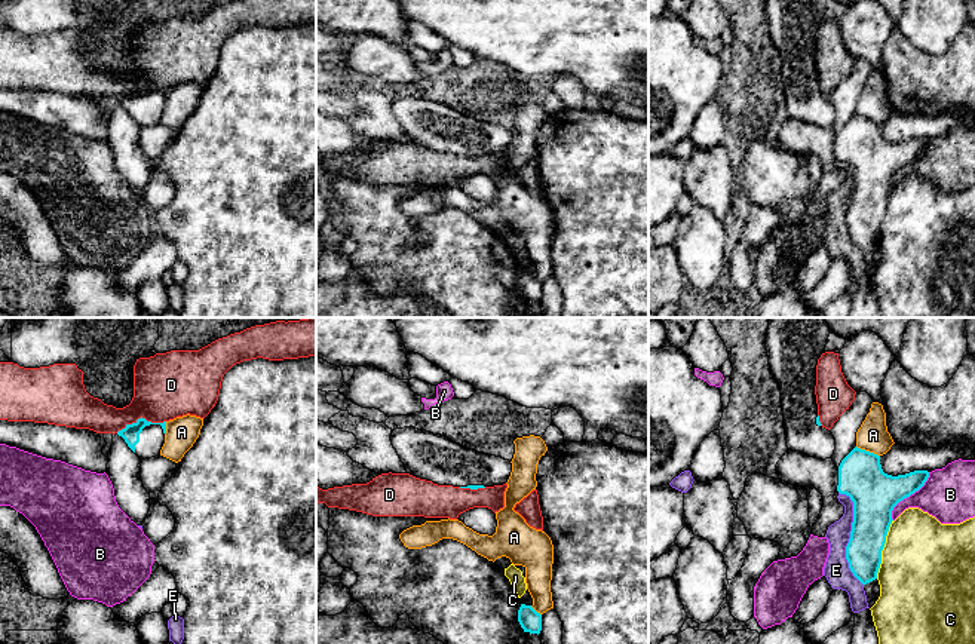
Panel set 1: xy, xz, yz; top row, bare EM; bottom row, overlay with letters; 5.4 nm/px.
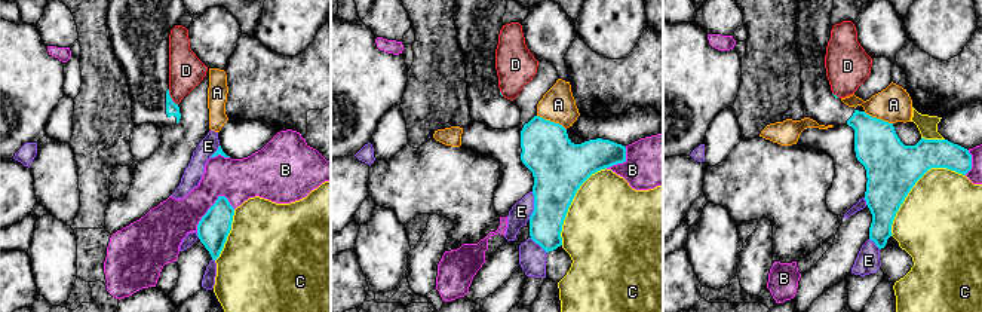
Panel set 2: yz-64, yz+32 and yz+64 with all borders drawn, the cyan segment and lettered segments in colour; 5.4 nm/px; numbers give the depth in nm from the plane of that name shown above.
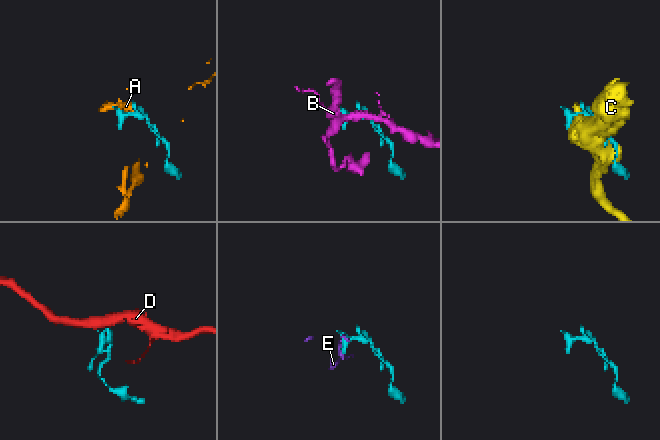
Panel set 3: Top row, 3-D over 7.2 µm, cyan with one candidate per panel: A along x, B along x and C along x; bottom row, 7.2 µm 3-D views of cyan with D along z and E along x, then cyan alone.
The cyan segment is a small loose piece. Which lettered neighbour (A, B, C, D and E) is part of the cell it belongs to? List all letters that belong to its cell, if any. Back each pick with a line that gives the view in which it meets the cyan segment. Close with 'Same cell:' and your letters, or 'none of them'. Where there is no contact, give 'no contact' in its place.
Same cell: none of them

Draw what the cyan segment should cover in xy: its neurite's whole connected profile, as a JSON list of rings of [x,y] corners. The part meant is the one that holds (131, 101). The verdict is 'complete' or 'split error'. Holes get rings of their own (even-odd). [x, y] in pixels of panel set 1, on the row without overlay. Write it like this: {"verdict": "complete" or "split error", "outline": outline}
{"verdict": "split error", "outline": [[[138,86],[132,92],[126,92],[117,102],[125,107],[128,114],[141,126],[151,126],[160,122],[165,111],[166,89],[151,91],[145,86]]]}

